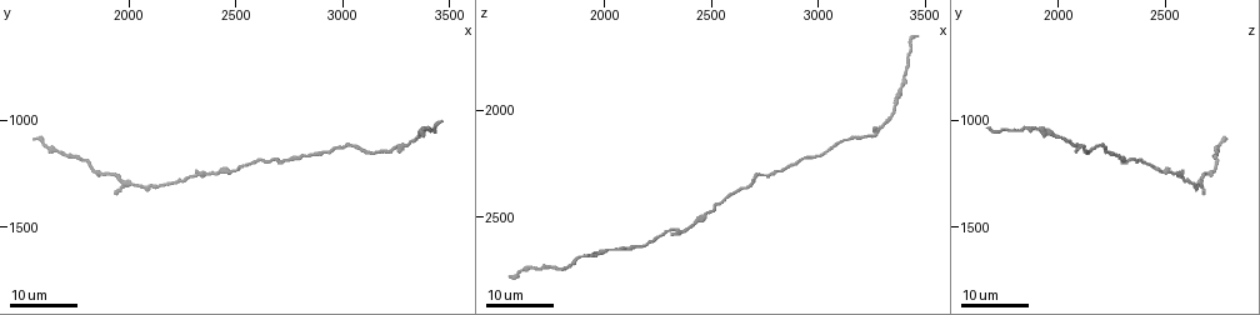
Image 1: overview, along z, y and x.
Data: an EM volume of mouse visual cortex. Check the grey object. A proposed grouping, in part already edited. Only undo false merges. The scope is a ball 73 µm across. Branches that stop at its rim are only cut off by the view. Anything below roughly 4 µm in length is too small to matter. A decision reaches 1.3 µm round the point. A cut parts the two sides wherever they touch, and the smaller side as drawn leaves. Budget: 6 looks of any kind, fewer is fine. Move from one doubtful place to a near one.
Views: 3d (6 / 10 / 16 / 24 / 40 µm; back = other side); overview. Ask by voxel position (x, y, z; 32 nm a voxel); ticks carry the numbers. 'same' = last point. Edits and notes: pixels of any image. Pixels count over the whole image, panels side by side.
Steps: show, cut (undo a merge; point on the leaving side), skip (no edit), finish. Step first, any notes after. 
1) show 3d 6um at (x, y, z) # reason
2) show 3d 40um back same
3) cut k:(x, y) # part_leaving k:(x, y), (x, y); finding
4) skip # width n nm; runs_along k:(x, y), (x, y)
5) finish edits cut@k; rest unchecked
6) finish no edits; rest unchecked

show 3d 24um at (1690, 1160, 2730) # narrows sharply

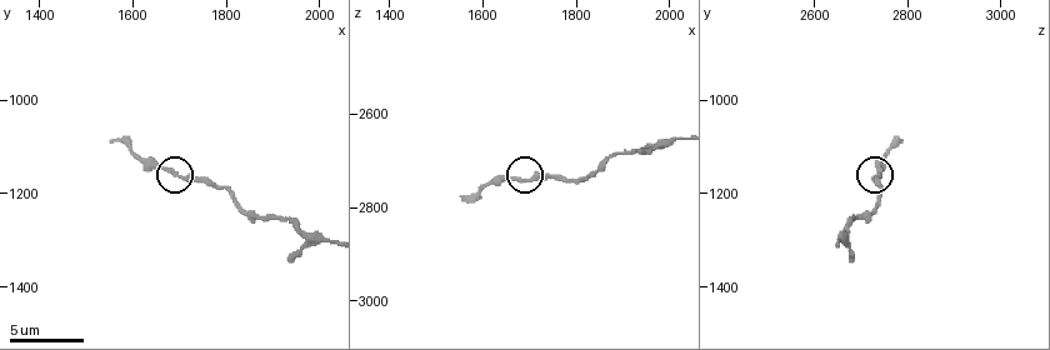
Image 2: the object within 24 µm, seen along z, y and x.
show 3d 6um at (1695, 1165, 2740)

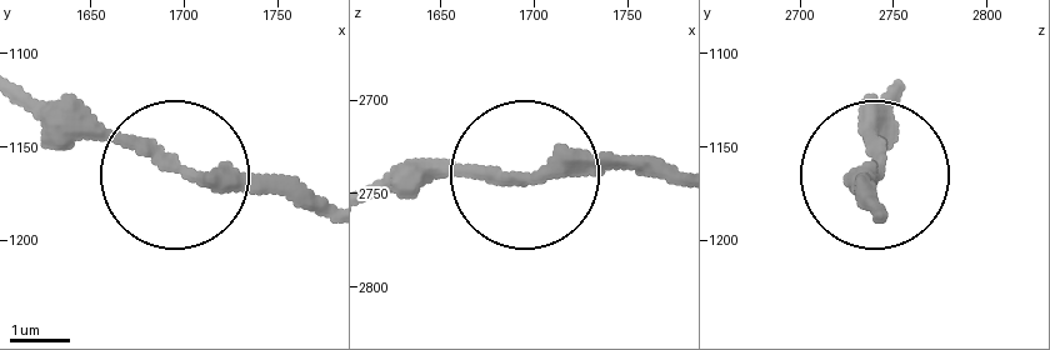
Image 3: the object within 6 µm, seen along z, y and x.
skip # runs_along 3:(329, 218), (50, 133); continuous, no second neuron

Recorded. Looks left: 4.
show 3d 24um at (2420, 1250, 2510) # thick turns thin

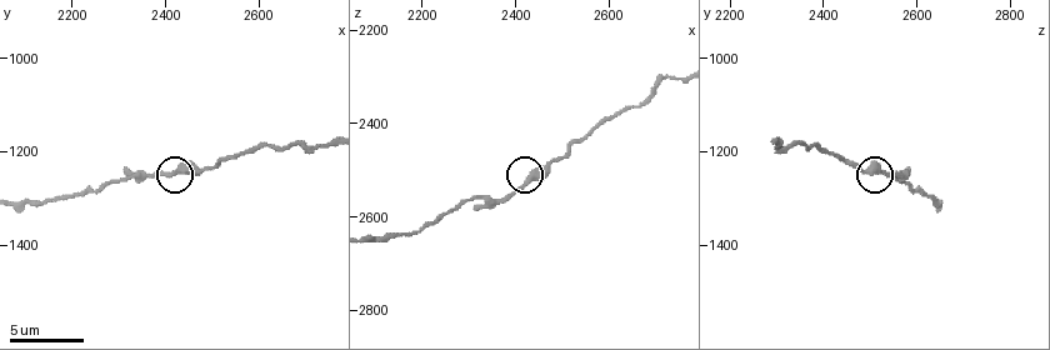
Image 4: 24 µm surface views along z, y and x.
show 3d 6um at (2430, 1235, 2515)

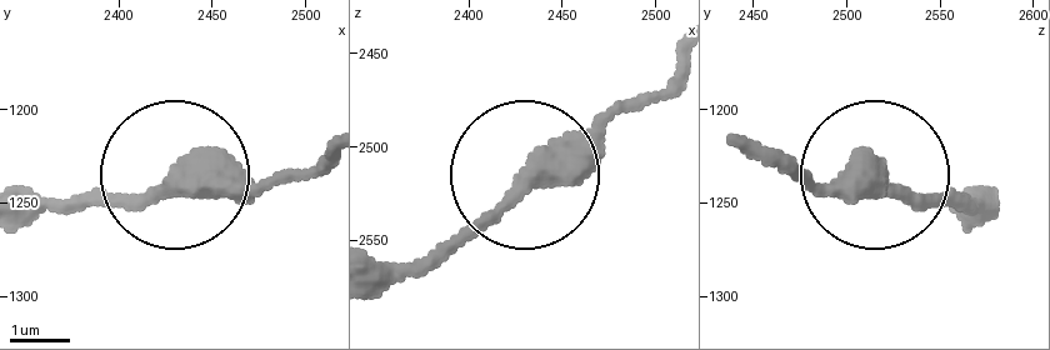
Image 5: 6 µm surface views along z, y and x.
show 3d 6um back at (2430, 1242, 2516) # from behind

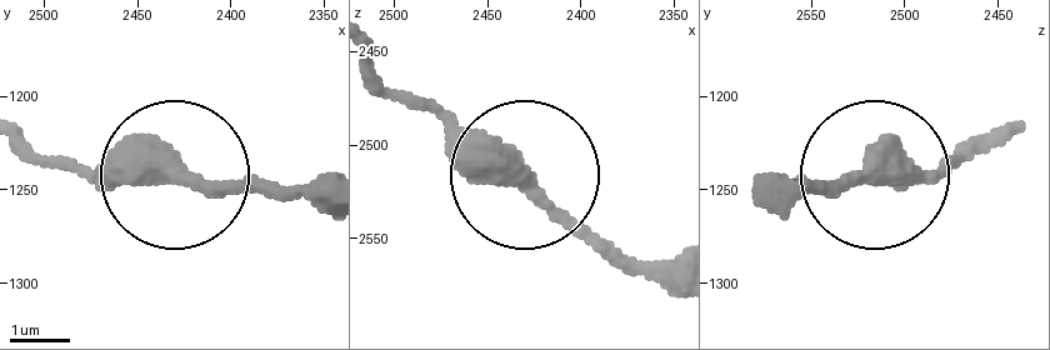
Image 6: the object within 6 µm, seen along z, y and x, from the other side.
skip # continuous, no second neuron

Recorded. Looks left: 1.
finish no edits; rest unchecked

